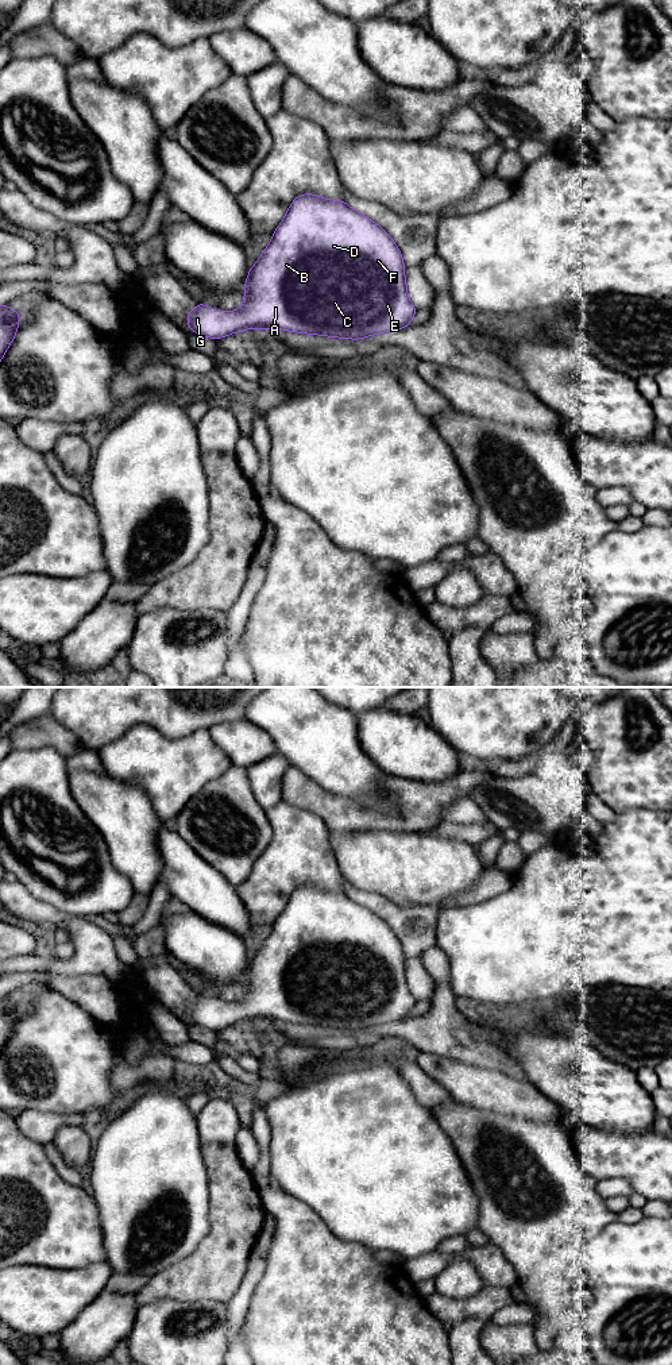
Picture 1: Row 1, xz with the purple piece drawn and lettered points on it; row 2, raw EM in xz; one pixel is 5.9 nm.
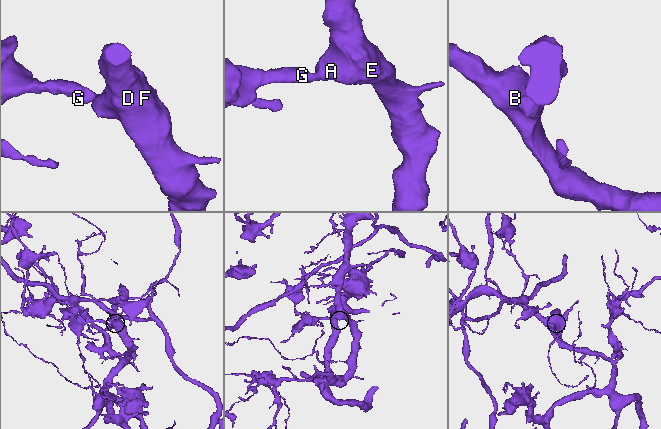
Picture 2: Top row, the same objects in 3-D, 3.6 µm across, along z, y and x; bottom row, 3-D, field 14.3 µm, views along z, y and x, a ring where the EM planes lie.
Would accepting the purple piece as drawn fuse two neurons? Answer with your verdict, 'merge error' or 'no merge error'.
no merge error

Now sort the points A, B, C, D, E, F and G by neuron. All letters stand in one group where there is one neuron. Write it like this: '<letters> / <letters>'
A B C D E F G

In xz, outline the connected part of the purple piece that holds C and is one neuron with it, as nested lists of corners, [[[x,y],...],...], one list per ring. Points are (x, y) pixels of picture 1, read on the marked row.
[[[304,193],[293,200],[282,223],[271,235],[270,244],[248,270],[242,308],[213,312],[212,306],[198,302],[188,313],[186,324],[193,333],[217,340],[233,332],[244,332],[247,328],[279,328],[360,340],[371,335],[403,329],[414,319],[417,309],[408,297],[405,271],[399,248],[381,225],[352,209],[345,201]]]

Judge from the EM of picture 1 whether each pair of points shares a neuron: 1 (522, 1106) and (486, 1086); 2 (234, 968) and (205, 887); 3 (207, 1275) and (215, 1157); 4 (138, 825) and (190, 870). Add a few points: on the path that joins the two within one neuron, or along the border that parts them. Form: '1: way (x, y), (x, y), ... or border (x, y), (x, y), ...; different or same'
1: way (513, 1096), (495, 1091); same
2: border (190, 909), (232, 930), (243, 940); different
3: way (224, 1245), (224, 1187); same
4: border (161, 825), (159, 872); different

